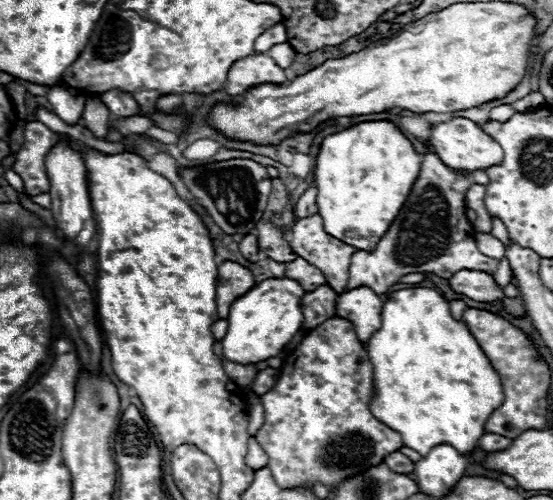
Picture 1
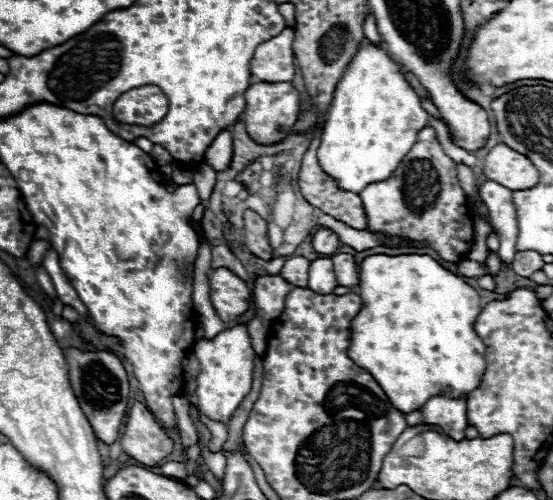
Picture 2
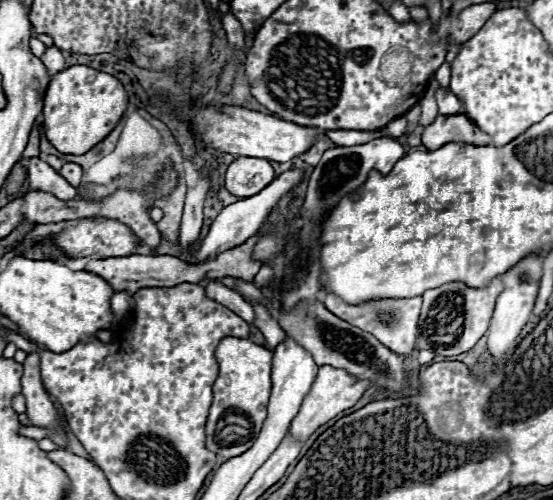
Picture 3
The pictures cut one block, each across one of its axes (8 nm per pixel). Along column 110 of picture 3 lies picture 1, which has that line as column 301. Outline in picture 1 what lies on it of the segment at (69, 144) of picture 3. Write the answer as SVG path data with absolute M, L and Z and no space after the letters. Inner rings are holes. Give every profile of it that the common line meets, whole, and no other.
M460 2L422 20L406 24L394 36L378 40L368 48L340 58L328 60L314 70L298 76L290 84L260 84L246 92L236 106L218 104L212 110L210 124L230 138L250 140L256 144L278 144L296 132L310 132L332 116L360 116L384 112L394 106L416 114L424 112L458 112L476 108L490 100L508 96L524 78L532 40L536 38L536 16L526 6L514 2Z

